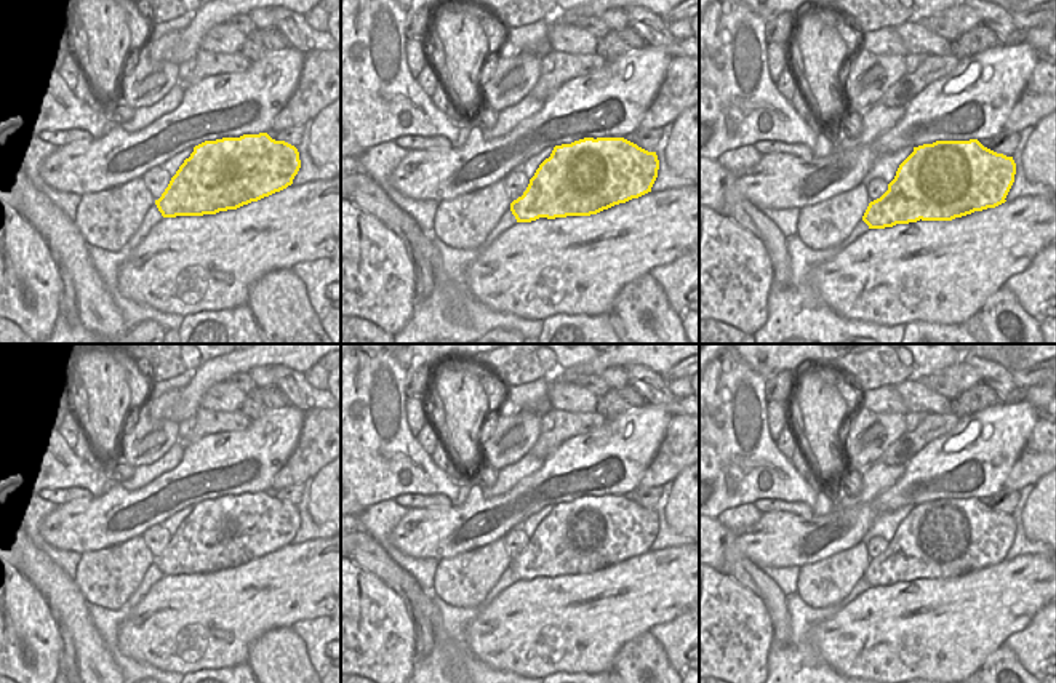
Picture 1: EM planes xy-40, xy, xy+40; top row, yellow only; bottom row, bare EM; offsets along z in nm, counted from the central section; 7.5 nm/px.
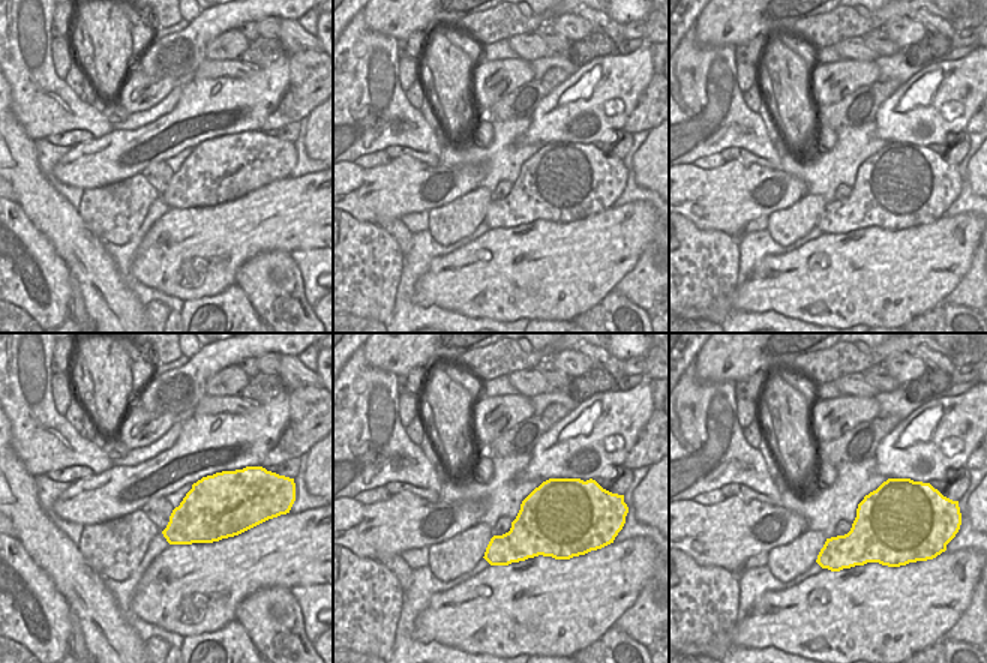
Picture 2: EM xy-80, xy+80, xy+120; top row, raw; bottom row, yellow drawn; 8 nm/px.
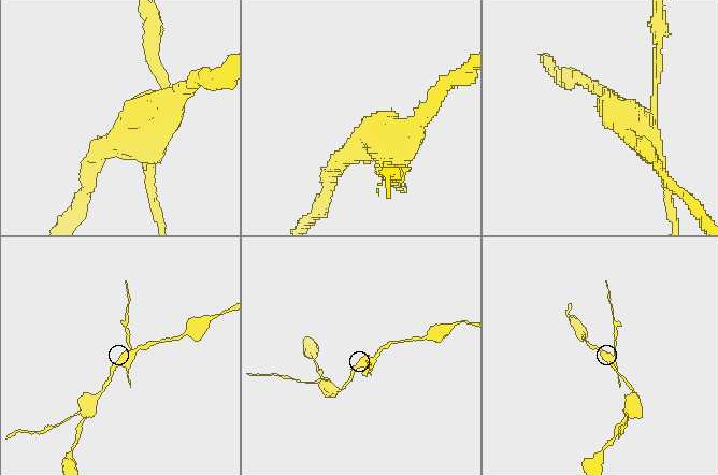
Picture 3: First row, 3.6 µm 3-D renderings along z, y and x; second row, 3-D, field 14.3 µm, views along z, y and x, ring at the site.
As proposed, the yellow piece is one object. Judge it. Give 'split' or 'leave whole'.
split

